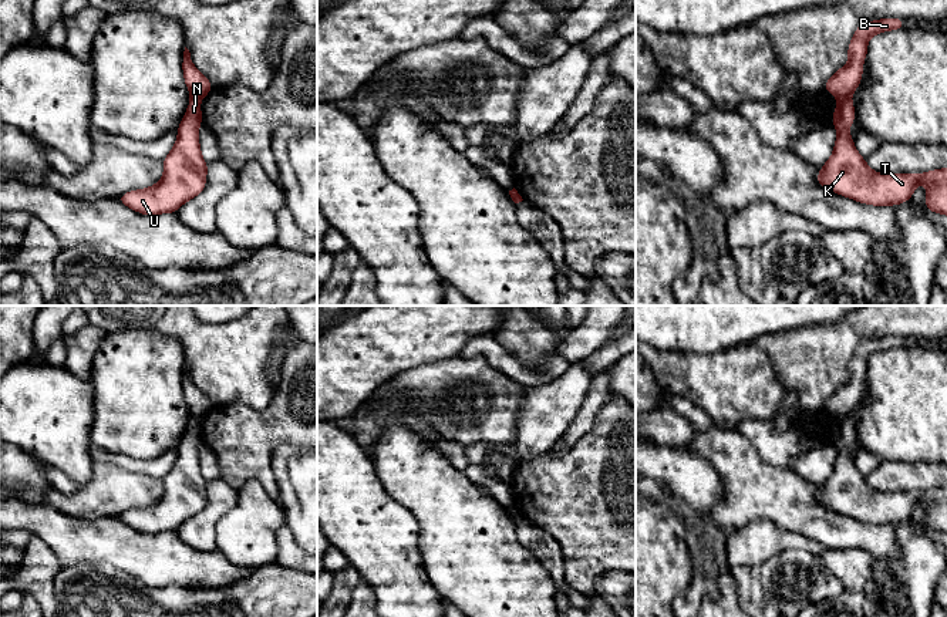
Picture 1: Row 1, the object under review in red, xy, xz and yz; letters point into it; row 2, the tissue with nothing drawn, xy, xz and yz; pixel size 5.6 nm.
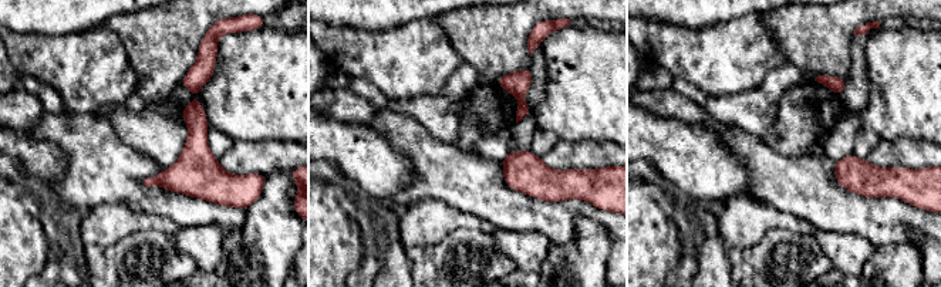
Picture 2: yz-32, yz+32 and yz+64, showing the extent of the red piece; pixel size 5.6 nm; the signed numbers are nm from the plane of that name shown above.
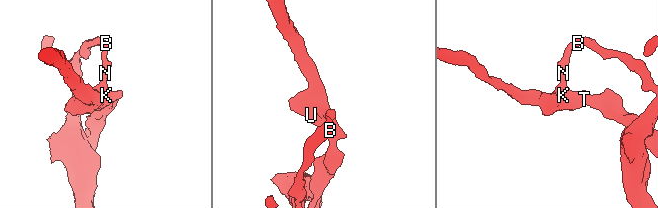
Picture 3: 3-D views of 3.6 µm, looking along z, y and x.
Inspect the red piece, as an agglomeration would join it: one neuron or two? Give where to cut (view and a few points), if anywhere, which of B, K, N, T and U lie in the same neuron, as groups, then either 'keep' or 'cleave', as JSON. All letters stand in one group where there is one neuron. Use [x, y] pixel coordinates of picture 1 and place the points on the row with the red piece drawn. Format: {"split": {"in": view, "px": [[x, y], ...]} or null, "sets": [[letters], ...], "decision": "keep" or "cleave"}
{"split": {"in": "yz", "px": [[849, 97], [839, 100]]}, "sets": [["B"], ["K", "N", "T", "U"]], "decision": "cleave"}

